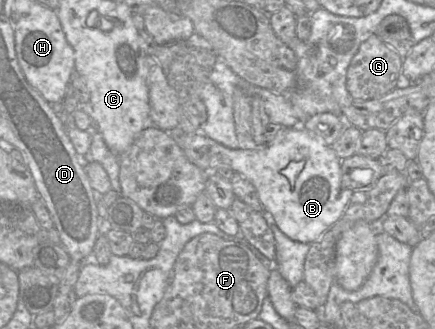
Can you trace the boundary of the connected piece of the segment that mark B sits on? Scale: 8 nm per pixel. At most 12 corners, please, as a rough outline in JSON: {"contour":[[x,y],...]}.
{"contour":[[284,129],[273,143],[226,148],[174,136],[205,173],[229,167],[255,187],[293,241],[312,244],[354,193],[317,135]]}

